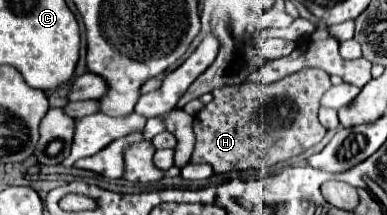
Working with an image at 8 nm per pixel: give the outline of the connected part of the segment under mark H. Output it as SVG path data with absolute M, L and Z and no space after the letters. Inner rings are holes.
M304 69L272 85L230 85L214 89L214 99L194 117L196 147L192 163L208 163L214 175L242 169L268 167L304 153L322 141L324 125L318 121L320 97L330 87L330 77L322 69Z

